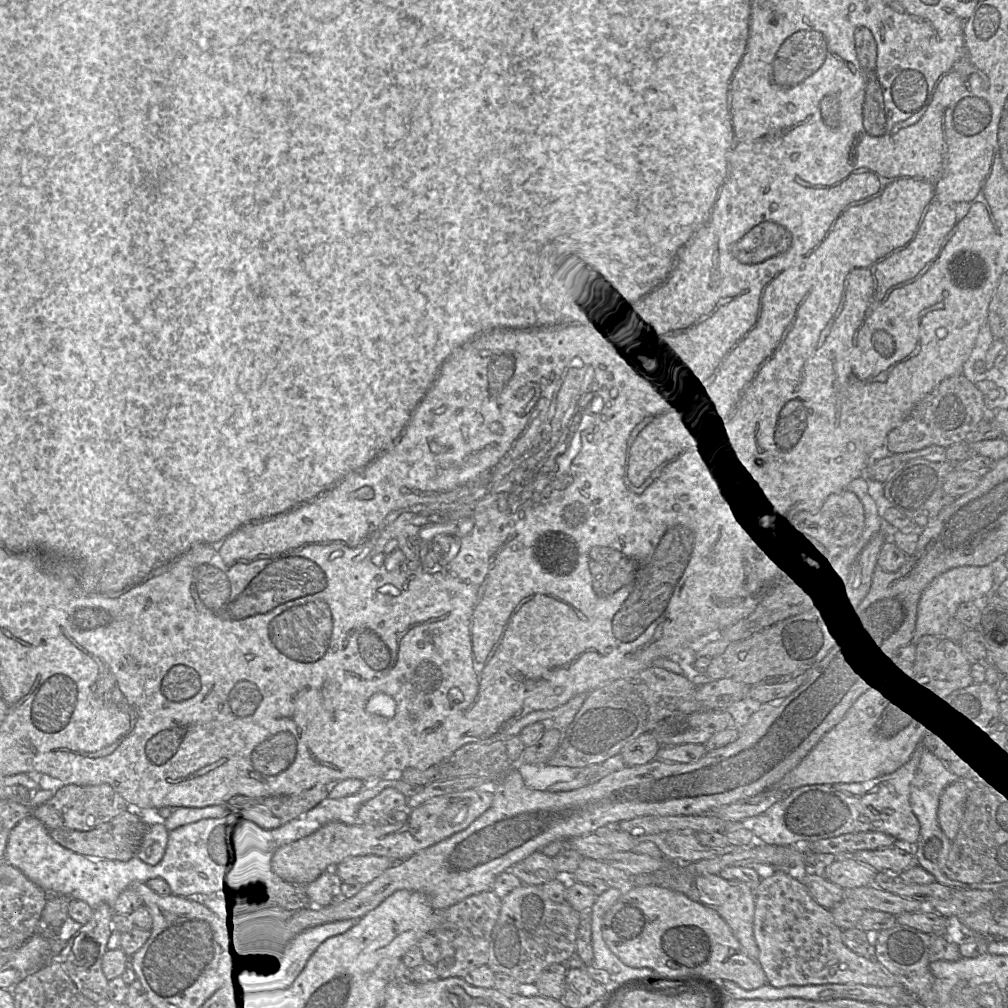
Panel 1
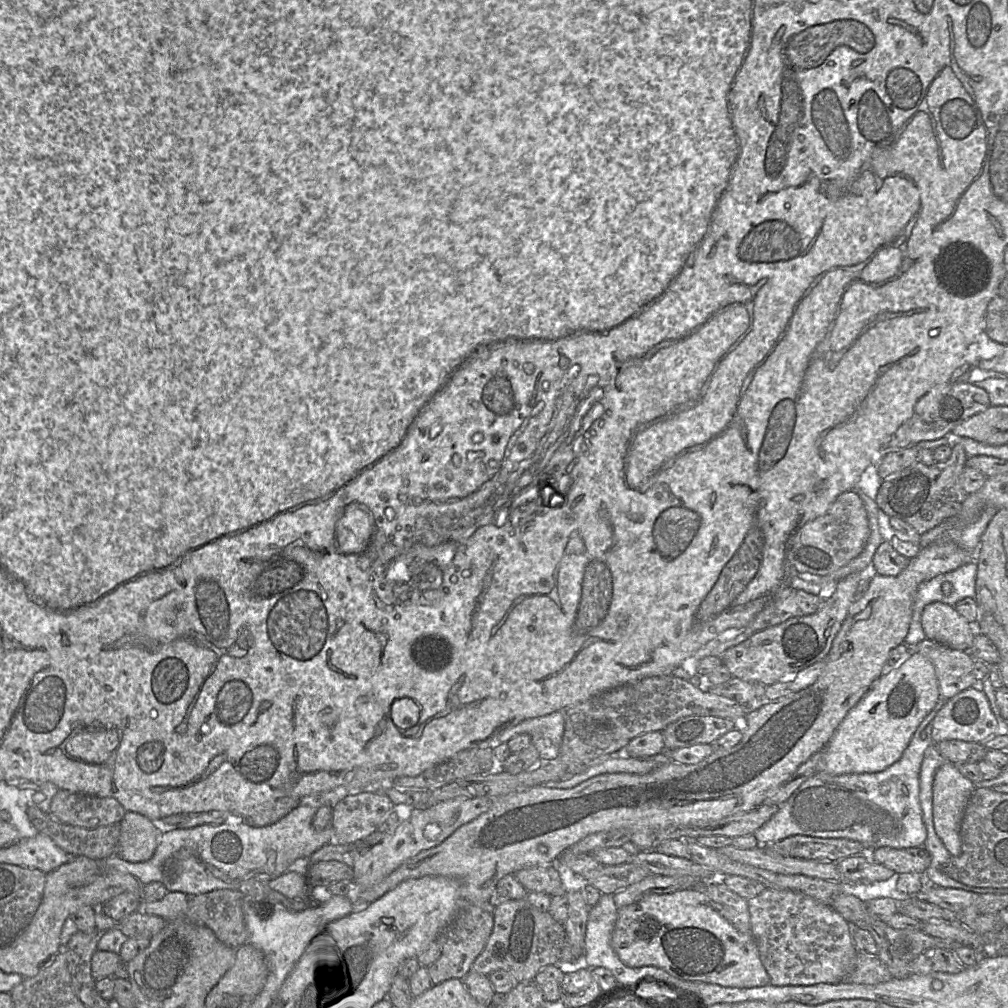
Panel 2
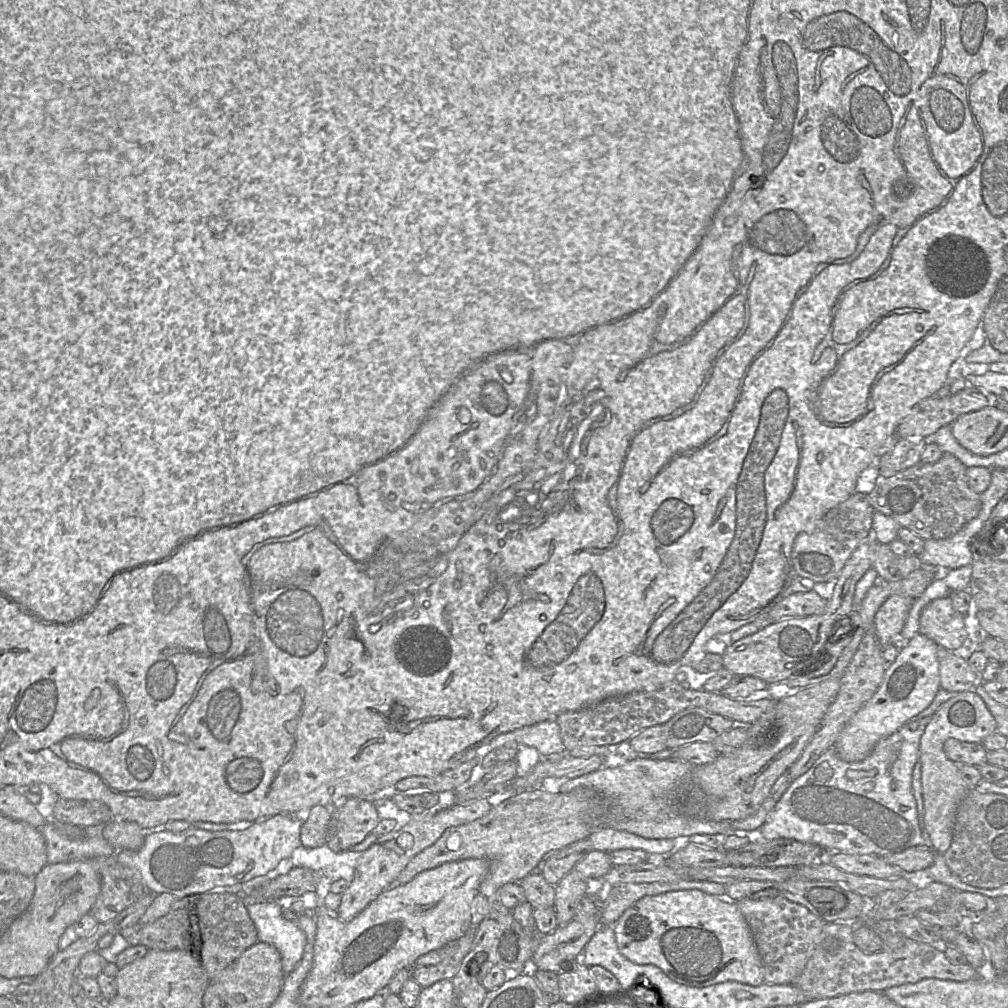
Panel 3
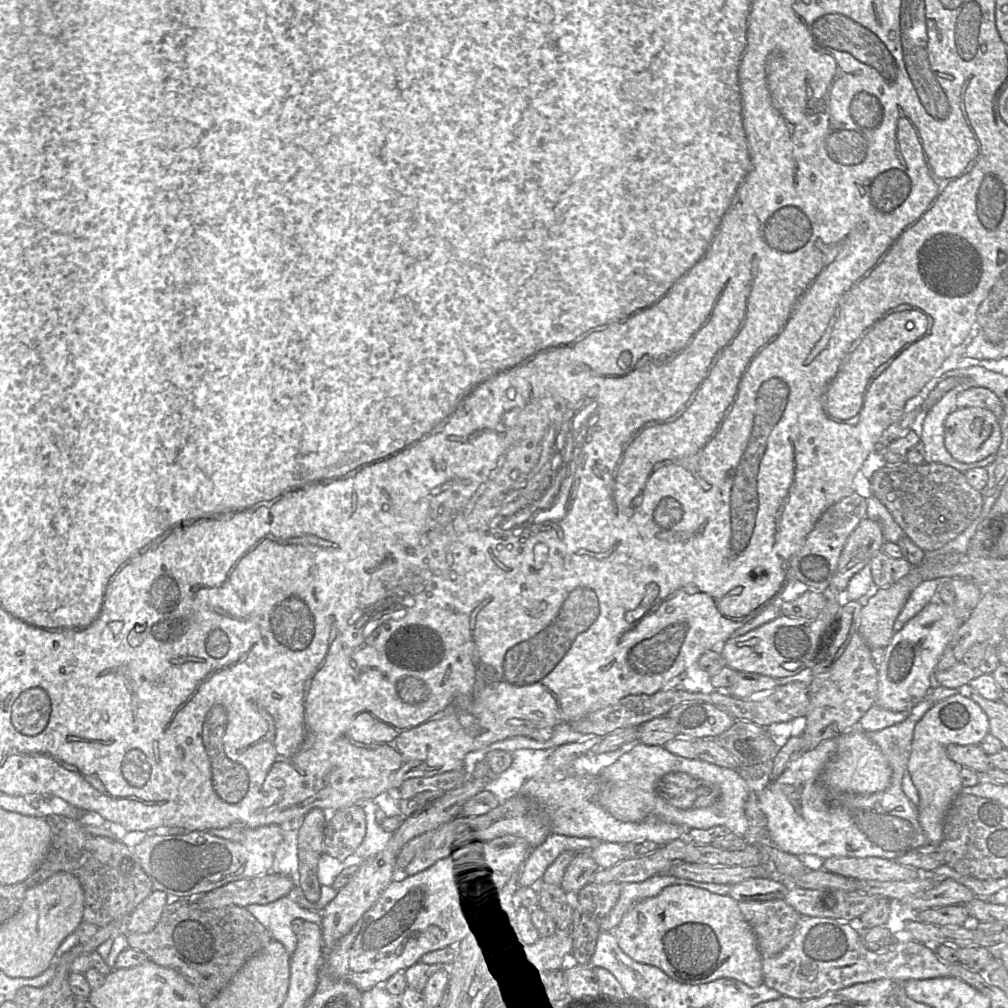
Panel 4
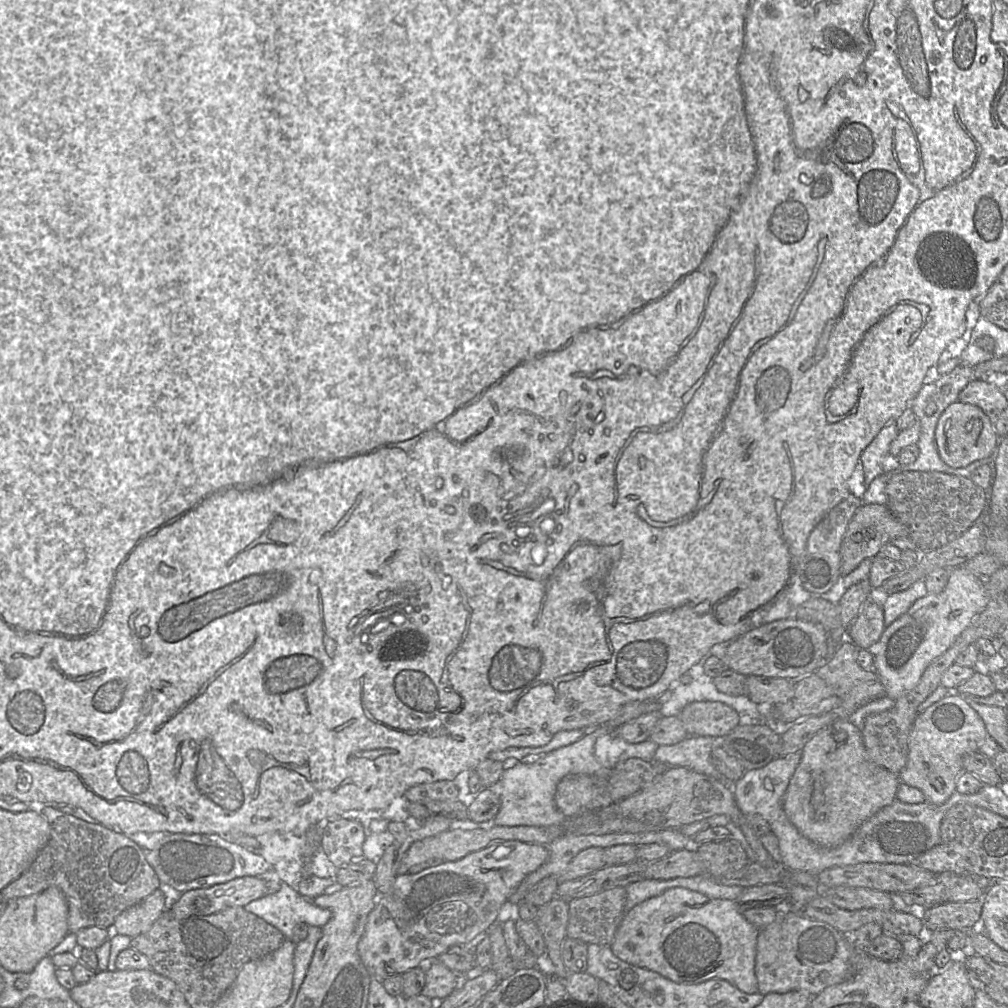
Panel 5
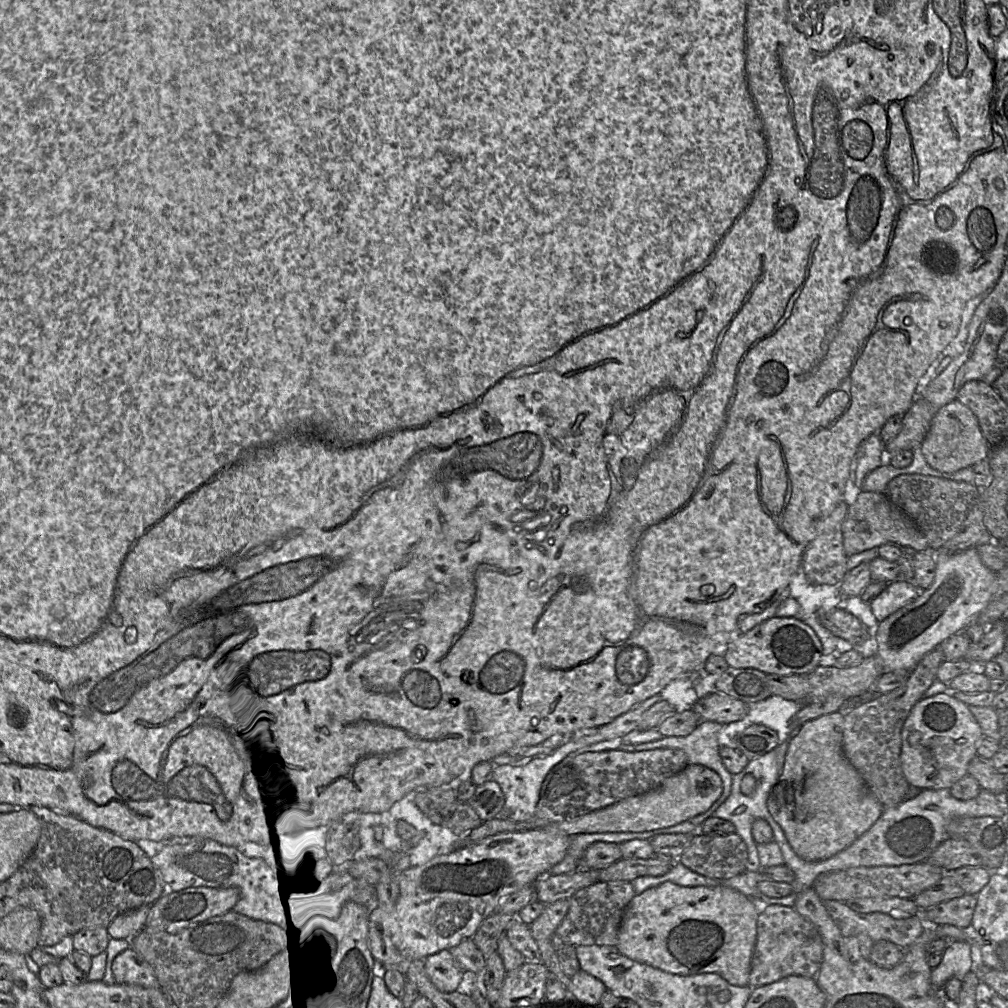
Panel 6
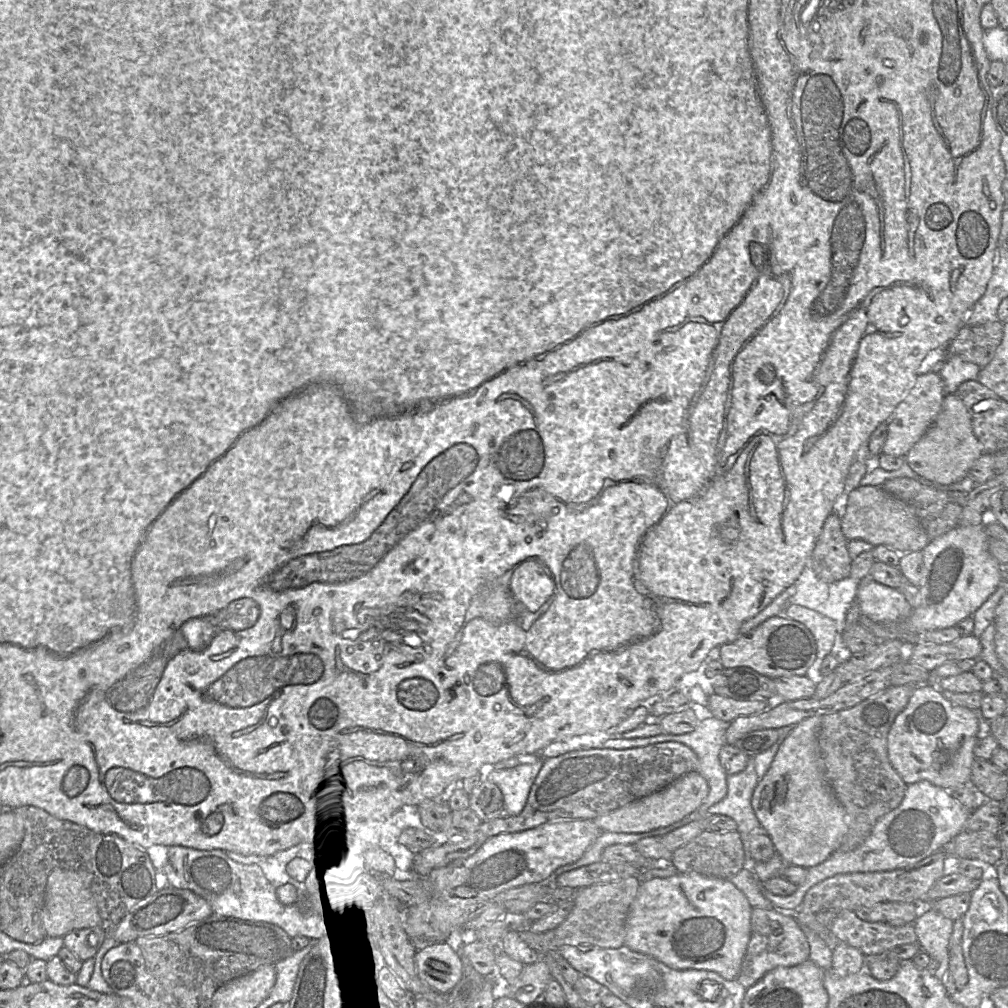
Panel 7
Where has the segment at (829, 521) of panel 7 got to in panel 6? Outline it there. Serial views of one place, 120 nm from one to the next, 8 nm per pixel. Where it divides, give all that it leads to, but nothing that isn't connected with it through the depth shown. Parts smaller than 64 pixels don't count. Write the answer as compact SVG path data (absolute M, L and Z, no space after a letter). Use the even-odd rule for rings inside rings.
M840 503L825 519L814 526L813 539L807 546L801 569L814 585L840 586L847 573L842 524L849 505Z

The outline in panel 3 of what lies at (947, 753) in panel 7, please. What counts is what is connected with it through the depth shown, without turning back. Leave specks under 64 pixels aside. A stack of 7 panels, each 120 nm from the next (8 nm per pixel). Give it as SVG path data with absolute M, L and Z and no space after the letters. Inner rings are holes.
M964 691L943 703L932 715L923 732L919 746L924 801L923 822L932 847L937 853L943 854L949 849L956 812L969 790L973 789L963 779L959 765L946 756L944 743L950 738L963 742L982 743L996 729L996 721L980 695L975 691Z

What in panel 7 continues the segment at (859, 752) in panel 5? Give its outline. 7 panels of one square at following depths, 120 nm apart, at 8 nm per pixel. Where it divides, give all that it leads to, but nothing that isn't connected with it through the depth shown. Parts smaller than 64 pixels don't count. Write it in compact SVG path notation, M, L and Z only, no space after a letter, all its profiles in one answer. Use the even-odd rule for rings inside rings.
M812 716L795 725L769 769L759 779L751 798L754 813L771 838L776 853L786 864L806 869L824 862L836 852L848 831L845 809L825 777L817 739L821 720L821 716Z

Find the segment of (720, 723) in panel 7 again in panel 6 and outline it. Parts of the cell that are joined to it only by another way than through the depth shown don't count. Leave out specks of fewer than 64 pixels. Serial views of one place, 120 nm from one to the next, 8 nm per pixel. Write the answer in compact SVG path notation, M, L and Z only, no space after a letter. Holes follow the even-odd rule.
M700 720L697 727L685 737L663 737L659 740L637 745L621 744L617 750L638 752L660 748L680 749L685 752L688 765L702 765L716 772L722 780L723 791L721 796L712 804L712 806L707 811L689 819L689 821L696 827L696 829L698 829L707 818L713 816L713 812L728 798L731 792L731 781L733 775L727 771L719 756L719 748L722 745L722 727L723 726L717 722Z

